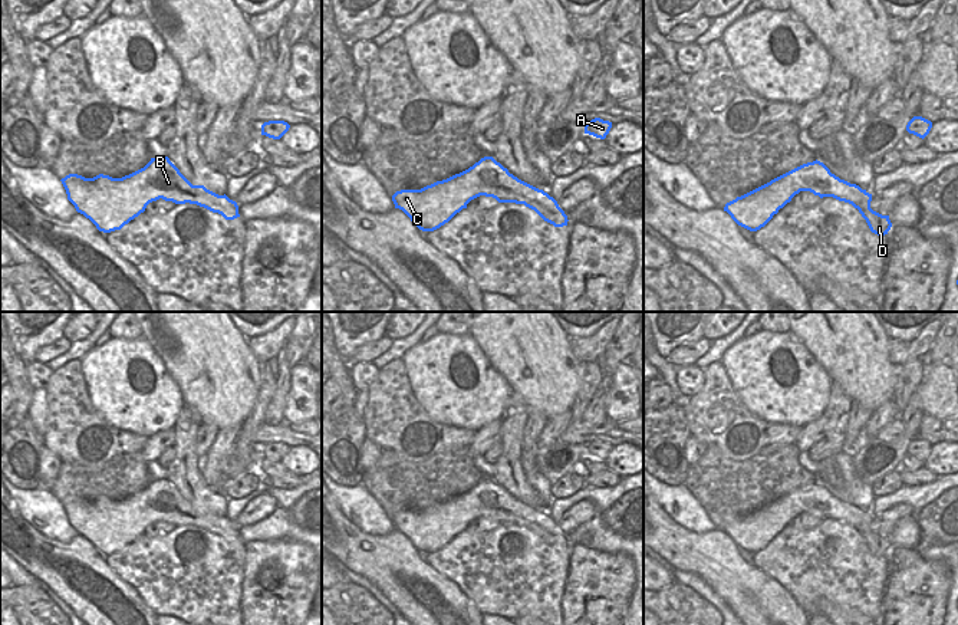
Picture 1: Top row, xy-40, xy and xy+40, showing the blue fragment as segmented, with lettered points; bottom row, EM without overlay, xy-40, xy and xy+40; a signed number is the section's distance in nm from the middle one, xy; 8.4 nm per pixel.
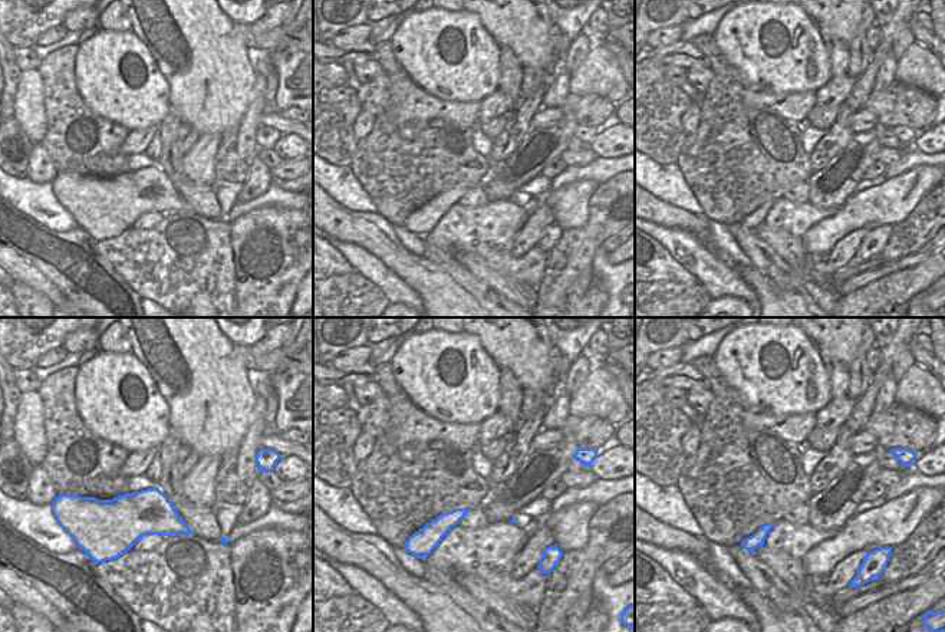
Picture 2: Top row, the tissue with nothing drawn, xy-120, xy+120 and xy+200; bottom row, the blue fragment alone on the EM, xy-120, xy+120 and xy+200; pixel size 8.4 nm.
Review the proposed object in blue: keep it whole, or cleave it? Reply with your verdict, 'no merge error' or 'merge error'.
no merge error

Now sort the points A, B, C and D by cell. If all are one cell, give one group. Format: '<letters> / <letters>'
A B C D

